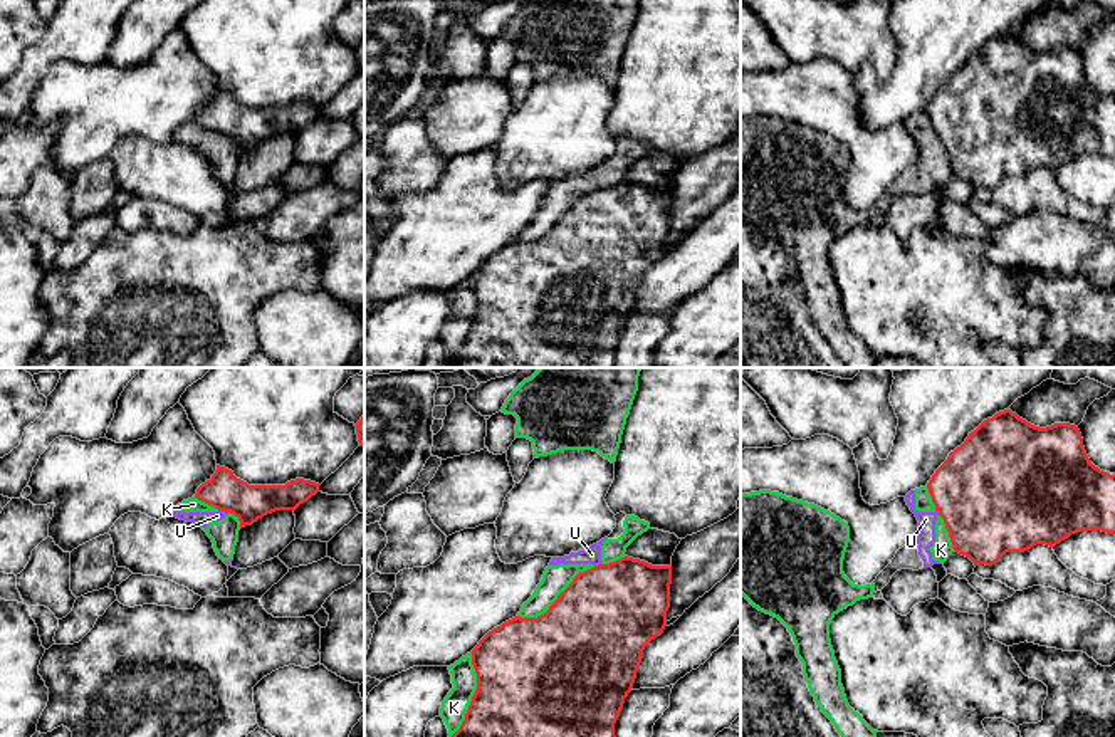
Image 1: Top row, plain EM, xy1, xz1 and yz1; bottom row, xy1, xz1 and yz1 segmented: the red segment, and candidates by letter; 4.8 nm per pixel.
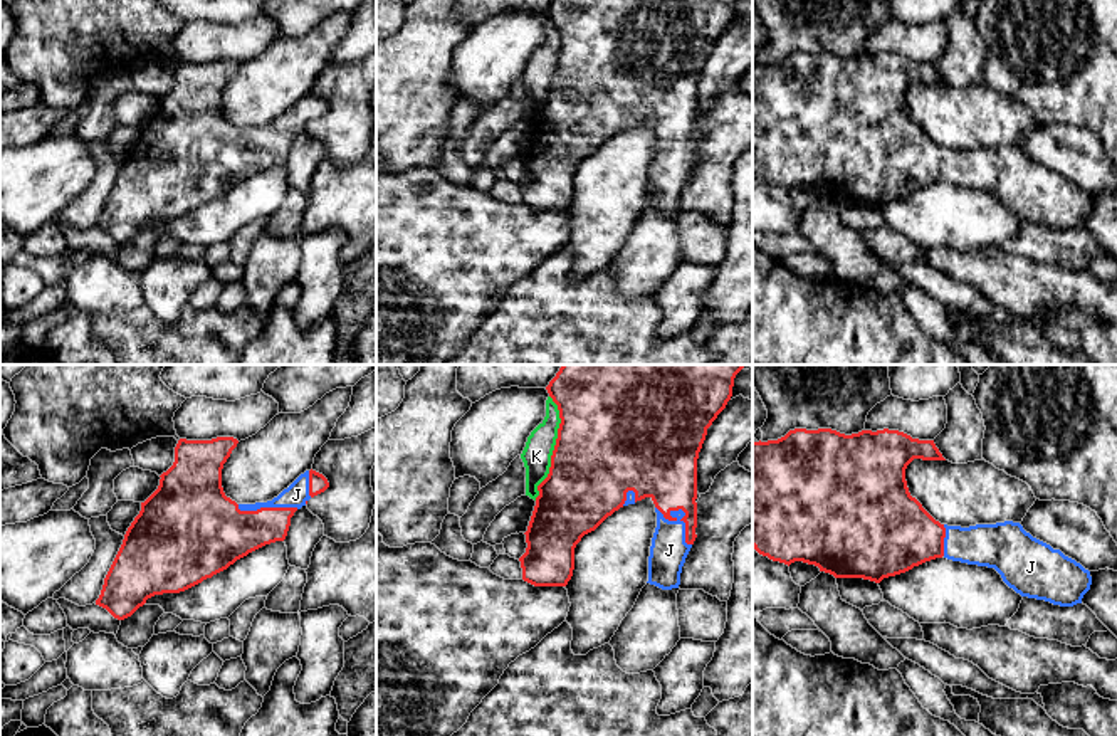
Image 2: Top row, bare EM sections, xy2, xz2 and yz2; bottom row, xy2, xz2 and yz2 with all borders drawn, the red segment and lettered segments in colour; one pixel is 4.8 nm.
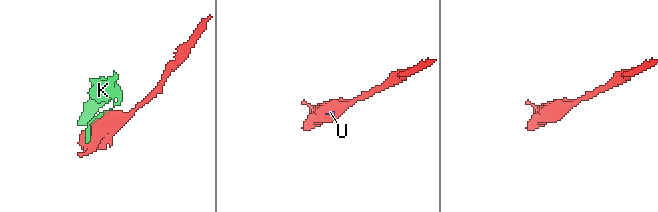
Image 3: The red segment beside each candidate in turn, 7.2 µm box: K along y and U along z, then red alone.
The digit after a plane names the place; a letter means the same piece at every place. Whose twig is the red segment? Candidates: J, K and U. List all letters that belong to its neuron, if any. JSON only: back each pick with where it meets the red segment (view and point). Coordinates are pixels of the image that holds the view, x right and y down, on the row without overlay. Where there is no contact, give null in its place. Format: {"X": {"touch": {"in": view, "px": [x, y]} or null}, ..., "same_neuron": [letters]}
{"J": {"touch": {"in": "xz2", "px": [681, 143]}}, "same_neuron": ["J"]}

